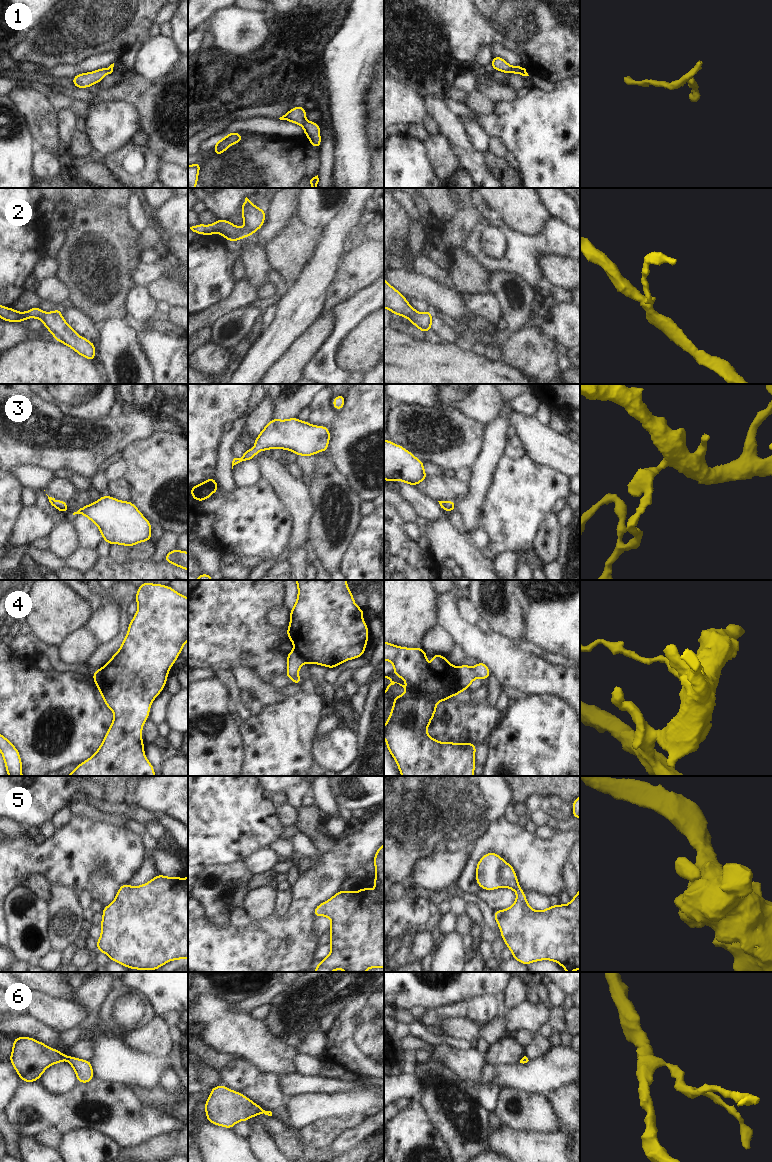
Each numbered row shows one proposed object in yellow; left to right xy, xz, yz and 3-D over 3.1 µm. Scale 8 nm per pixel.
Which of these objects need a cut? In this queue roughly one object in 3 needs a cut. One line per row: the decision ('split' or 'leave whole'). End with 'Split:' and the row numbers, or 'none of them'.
1: leave whole
2: leave whole
3: leave whole
4: split
5: leave whole
6: leave whole
Split: 4

